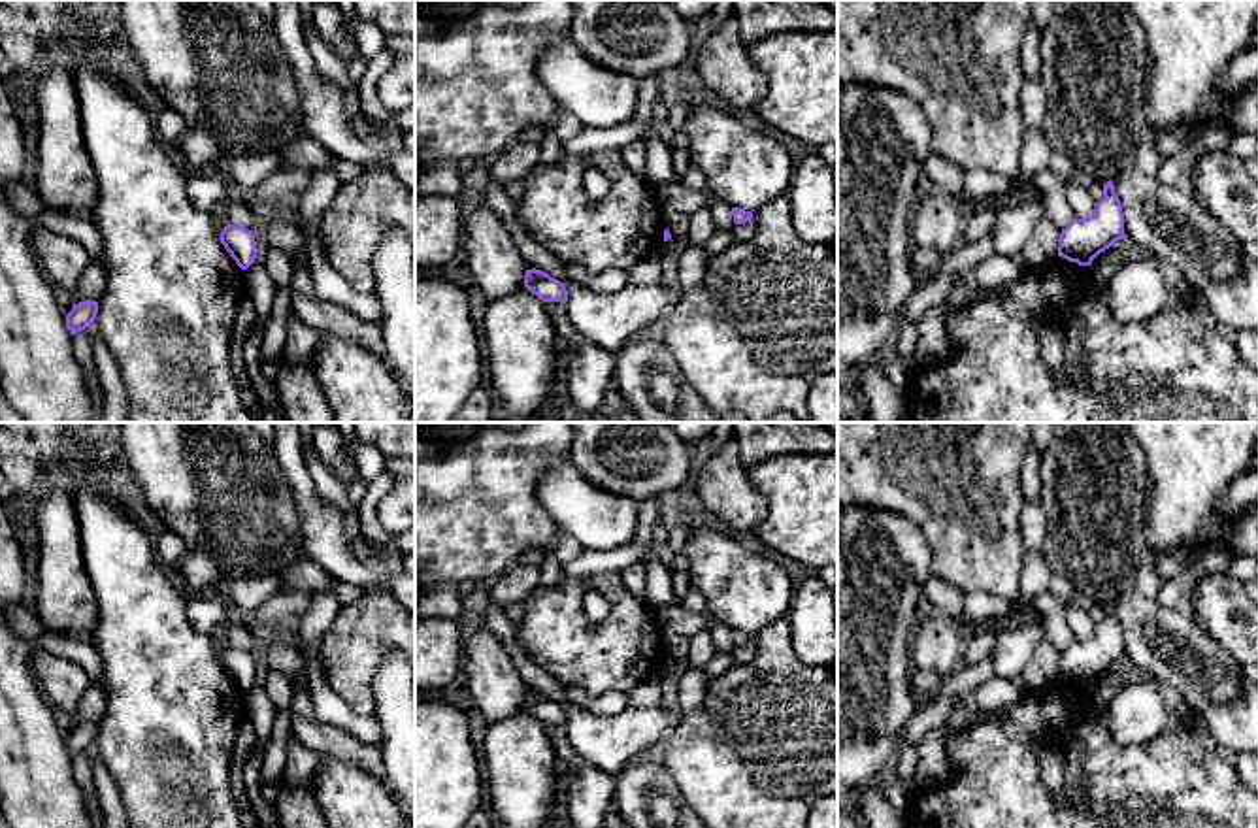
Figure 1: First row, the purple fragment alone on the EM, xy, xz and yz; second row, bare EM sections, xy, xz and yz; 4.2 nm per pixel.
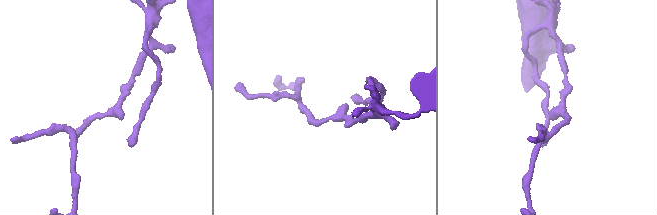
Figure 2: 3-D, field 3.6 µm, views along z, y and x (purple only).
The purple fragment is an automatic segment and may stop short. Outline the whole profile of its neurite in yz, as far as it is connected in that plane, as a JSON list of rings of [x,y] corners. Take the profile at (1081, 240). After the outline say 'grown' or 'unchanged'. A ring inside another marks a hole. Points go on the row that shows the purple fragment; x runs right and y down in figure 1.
[[[1111,181],[1103,183],[1103,198],[1088,219],[1073,219],[1060,234],[1058,257],[1090,266],[1092,260],[1124,238],[1124,215]]]; unchanged

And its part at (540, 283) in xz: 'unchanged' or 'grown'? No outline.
unchanged

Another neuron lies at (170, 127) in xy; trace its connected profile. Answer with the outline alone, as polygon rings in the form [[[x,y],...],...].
[[[162,108],[158,115],[155,115],[155,128],[162,143],[175,145],[187,128],[187,121],[174,109]]]

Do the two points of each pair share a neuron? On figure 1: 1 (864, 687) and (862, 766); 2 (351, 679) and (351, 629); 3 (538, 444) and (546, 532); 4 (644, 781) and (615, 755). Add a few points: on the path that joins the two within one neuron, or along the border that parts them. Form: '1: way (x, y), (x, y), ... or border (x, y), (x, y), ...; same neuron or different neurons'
1: way (862, 706), (862, 747); same neuron
2: way (351, 666), (351, 642); same neuron
3: way (525, 466), (525, 510); same neuron
4: border (630, 761), (613, 778); different neurons

